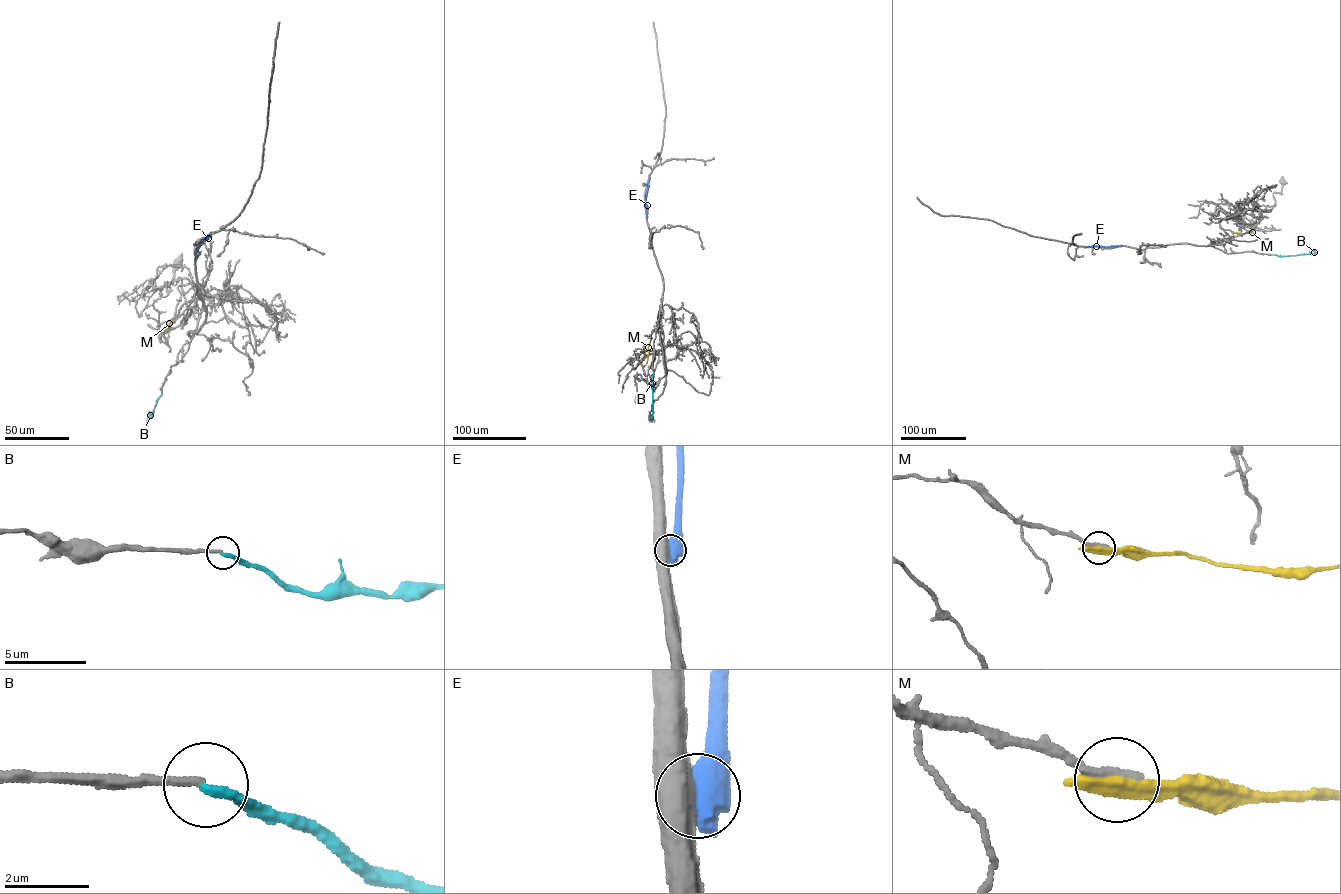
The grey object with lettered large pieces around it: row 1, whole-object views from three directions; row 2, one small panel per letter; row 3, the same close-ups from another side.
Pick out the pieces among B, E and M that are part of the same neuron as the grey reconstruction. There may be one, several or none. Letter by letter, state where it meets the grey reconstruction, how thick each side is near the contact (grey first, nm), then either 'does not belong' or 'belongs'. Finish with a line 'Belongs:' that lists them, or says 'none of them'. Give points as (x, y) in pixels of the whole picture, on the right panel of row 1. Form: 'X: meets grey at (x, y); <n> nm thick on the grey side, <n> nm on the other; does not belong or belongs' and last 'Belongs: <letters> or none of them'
B: meets grey at (1275, 254); 200 nm thick on the grey side, 240 nm on the other; does not belong
E: meets grey at (1121, 245); 600 nm thick on the grey side, 750 nm on the other; does not belong
M: meets grey at (1235, 232); 240 nm thick on the grey side, 600 nm on the other; does not belong
Belongs: none of them

